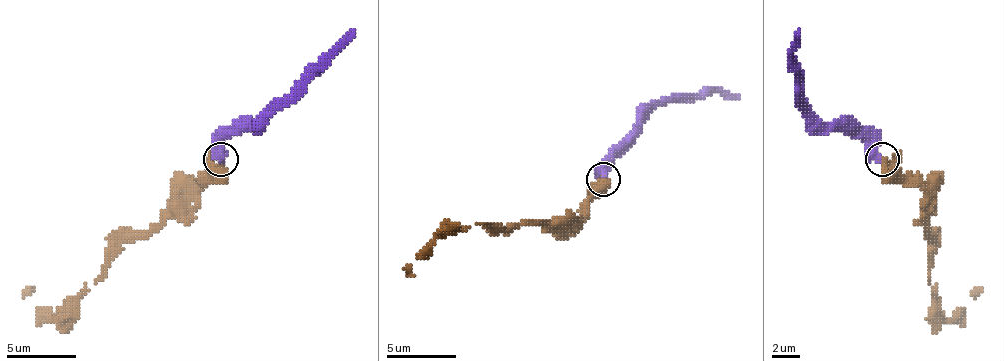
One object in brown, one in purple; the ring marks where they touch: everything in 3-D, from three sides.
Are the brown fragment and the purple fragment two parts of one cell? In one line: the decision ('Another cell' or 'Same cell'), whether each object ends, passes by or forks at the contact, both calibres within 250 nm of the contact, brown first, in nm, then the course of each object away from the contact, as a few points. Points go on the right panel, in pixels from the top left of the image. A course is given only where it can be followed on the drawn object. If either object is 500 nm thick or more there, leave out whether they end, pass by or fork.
Same cell. Thickness 360 nm (brown) against 550 nm. Course of brown: (883, 158), (928, 189), (929, 273), (933, 305), (954, 319), (982, 288). Course of purple: (883, 158), (866, 144), (831, 130), (806, 106), (792, 53), (798, 29)

